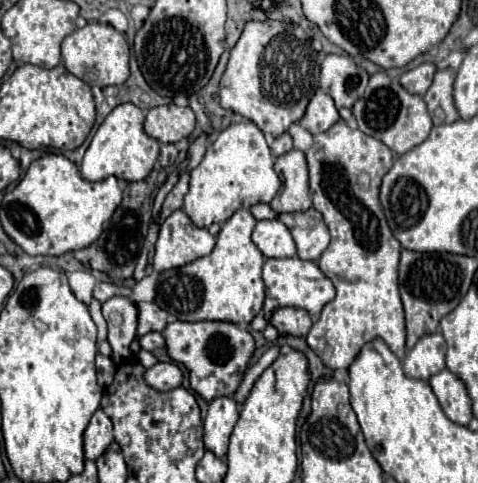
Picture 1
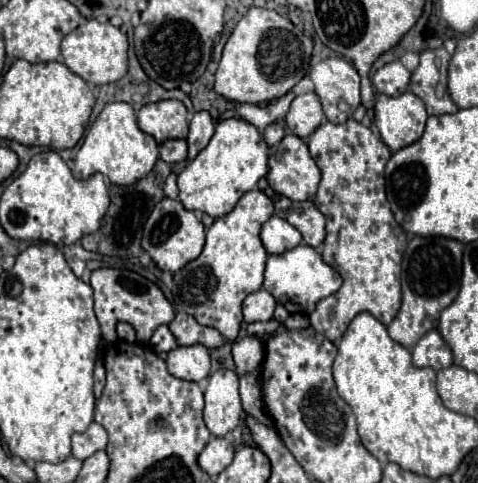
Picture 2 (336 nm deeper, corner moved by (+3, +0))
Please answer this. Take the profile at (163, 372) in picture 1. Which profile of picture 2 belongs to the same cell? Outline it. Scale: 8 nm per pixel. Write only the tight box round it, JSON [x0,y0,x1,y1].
[167,345,209,381]

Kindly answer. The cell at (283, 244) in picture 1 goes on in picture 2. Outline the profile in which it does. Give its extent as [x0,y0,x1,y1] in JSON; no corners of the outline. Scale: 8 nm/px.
[261,215,301,253]

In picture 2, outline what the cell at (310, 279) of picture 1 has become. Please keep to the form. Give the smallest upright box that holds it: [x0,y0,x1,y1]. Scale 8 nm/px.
[263,245,341,315]

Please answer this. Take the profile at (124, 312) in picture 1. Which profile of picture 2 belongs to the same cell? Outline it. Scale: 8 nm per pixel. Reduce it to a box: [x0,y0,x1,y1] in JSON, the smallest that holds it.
[117,323,135,343]

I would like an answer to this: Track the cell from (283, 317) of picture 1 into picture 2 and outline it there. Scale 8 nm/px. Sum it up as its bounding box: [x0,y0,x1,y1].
[243,289,277,323]

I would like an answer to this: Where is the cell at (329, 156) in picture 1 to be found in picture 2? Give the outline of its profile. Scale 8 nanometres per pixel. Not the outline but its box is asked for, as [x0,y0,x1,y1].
[309,117,407,343]

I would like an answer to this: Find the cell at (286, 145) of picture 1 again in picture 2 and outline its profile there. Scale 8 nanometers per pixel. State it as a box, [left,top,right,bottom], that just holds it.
[263,123,285,145]

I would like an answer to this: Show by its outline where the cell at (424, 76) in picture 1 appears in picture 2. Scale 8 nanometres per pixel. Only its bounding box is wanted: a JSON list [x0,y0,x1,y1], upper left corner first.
[373,61,411,97]

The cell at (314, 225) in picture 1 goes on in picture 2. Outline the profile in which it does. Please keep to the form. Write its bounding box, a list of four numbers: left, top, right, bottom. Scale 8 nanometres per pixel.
[275,197,325,247]

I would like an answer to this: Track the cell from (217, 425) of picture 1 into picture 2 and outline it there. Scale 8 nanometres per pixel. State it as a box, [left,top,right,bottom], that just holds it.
[203,369,241,437]

